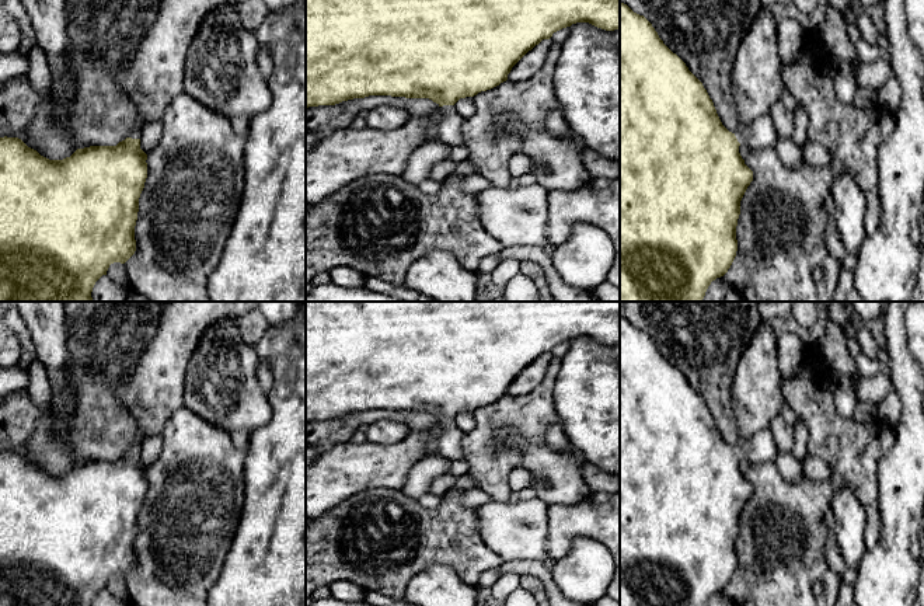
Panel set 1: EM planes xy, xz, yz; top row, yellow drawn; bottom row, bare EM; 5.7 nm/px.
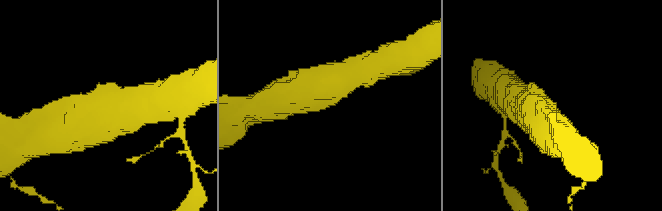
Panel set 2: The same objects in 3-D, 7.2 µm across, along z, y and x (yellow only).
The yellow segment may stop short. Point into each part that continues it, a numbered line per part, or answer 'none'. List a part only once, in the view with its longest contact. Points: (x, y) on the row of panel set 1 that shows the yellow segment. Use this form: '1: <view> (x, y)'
1: xz (450, 124)

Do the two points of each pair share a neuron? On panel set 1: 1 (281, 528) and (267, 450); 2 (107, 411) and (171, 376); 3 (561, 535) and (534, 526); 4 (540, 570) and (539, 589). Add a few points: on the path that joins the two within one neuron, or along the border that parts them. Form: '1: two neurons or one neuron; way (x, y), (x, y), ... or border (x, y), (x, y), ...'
1: one neuron; way (278, 508), (278, 470)
2: two neurons; border (124, 372), (117, 400), (140, 431)
3: two neurons; border (547, 507), (547, 553), (550, 557)
4: two neurons; border (522, 575), (534, 575), (546, 591)

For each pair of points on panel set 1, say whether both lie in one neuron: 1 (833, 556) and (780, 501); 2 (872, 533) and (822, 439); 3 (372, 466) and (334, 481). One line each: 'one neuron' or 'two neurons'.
1: two neurons
2: one neuron
3: one neuron

